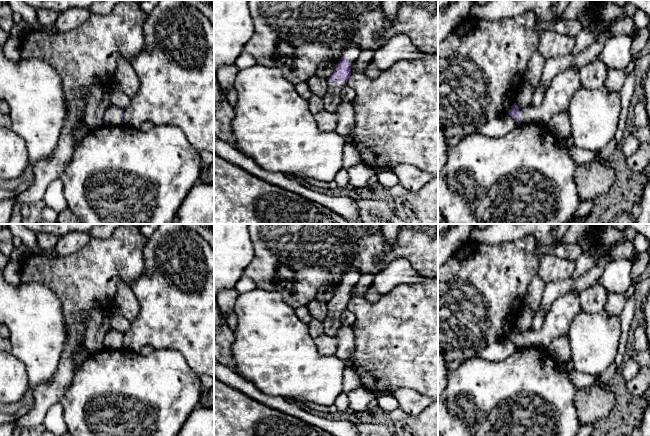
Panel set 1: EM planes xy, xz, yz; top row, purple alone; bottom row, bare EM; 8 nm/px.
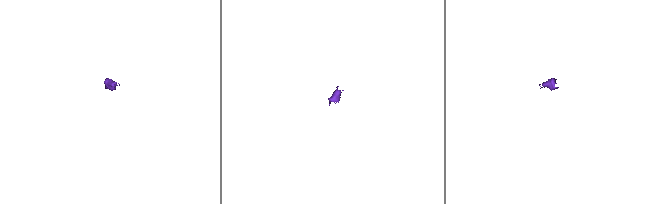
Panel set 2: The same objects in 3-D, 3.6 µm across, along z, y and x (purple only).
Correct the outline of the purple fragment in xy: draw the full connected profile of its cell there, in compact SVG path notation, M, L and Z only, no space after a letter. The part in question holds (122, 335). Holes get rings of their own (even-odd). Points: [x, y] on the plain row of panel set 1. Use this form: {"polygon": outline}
{"polygon": "M110 328L104 337L104 347L106 349L121 349L123 348L123 339L124 334Z"}

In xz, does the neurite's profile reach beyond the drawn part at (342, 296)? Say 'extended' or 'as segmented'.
extended

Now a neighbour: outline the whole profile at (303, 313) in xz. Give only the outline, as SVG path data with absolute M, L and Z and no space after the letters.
M307 306L298 307L295 309L297 317L304 323L308 324L312 319L312 315Z

